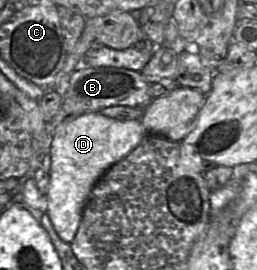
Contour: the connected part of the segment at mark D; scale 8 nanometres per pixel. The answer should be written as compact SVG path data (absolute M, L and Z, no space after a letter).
M85 112L55 128L51 145L47 209L57 234L71 243L78 231L82 213L96 182L115 163L133 151L147 135L140 120L118 120L99 112Z

